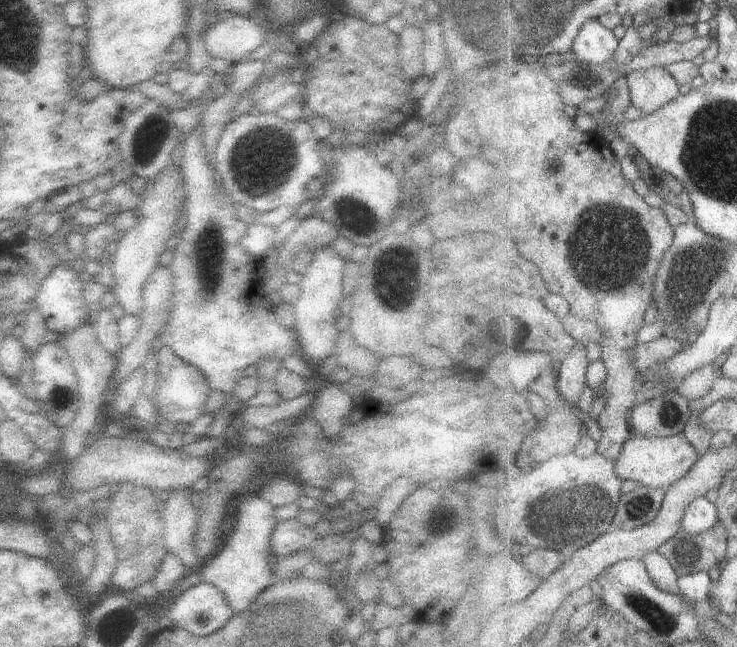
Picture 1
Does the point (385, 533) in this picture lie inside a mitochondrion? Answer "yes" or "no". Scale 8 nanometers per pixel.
no

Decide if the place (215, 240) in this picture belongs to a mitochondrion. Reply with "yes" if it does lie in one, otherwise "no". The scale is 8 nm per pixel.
yes

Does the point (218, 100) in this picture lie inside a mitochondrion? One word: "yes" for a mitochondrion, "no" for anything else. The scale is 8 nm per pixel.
no

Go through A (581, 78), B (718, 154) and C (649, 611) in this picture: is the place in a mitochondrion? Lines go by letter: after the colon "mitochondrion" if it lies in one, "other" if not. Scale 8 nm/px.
A: other
B: mitochondrion
C: mitochondrion

